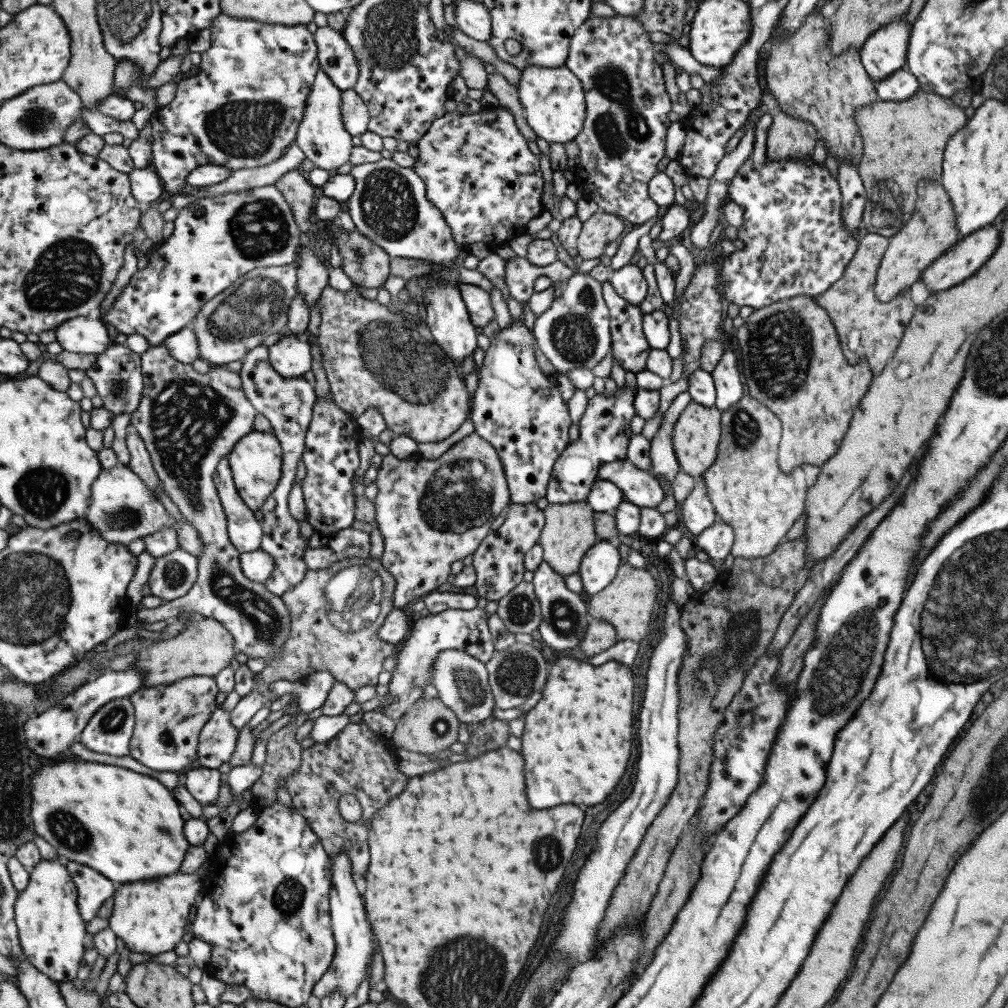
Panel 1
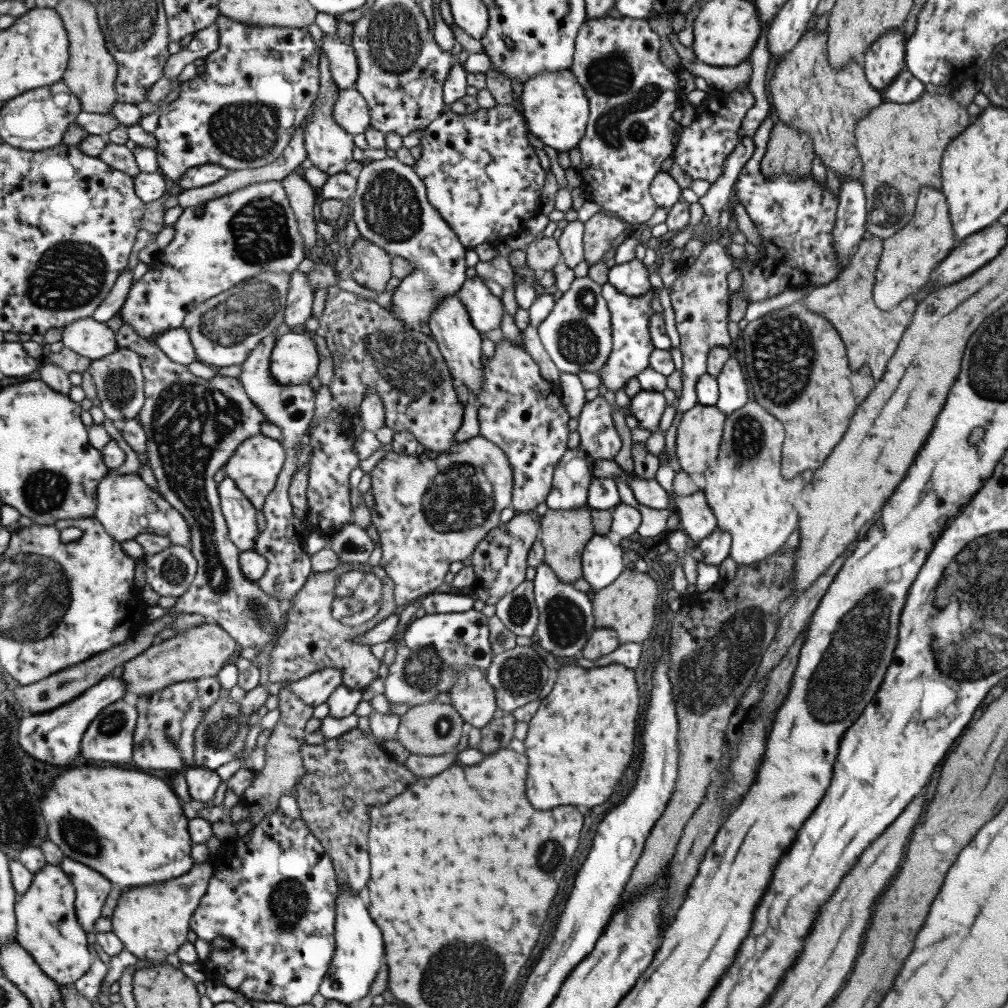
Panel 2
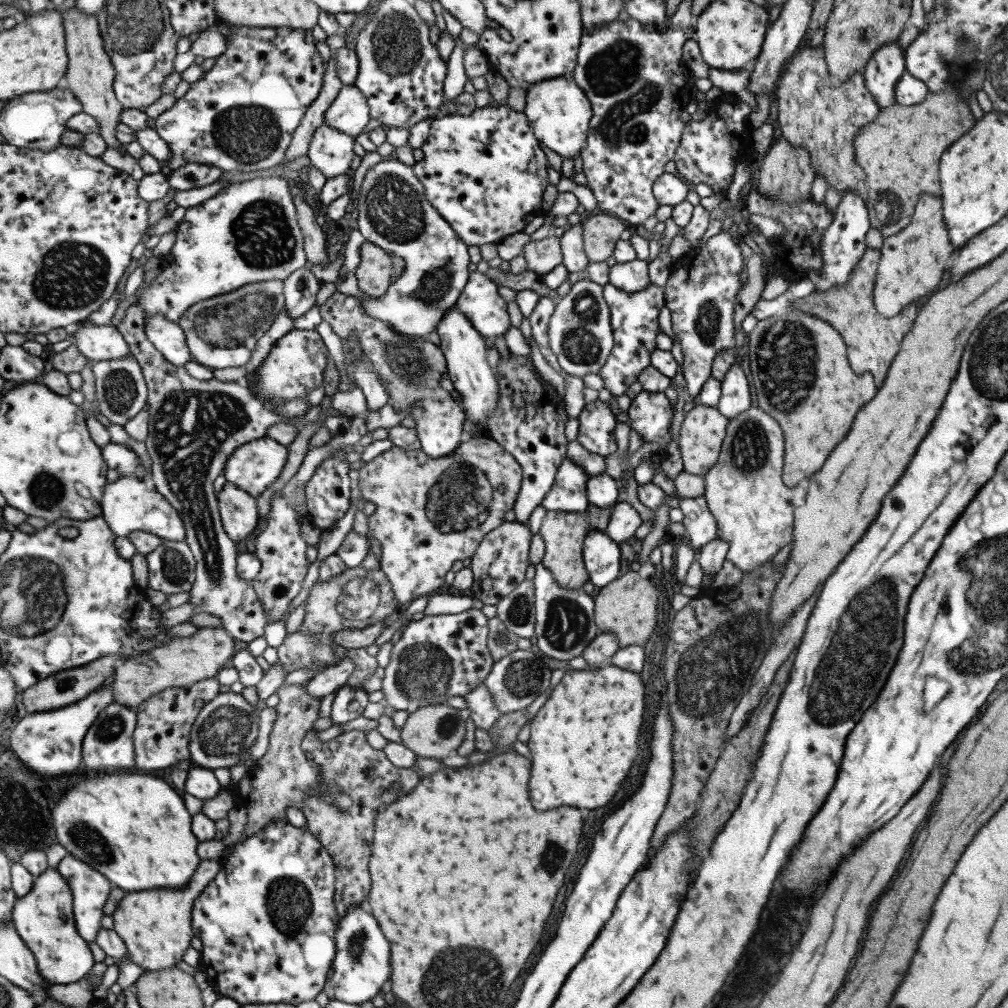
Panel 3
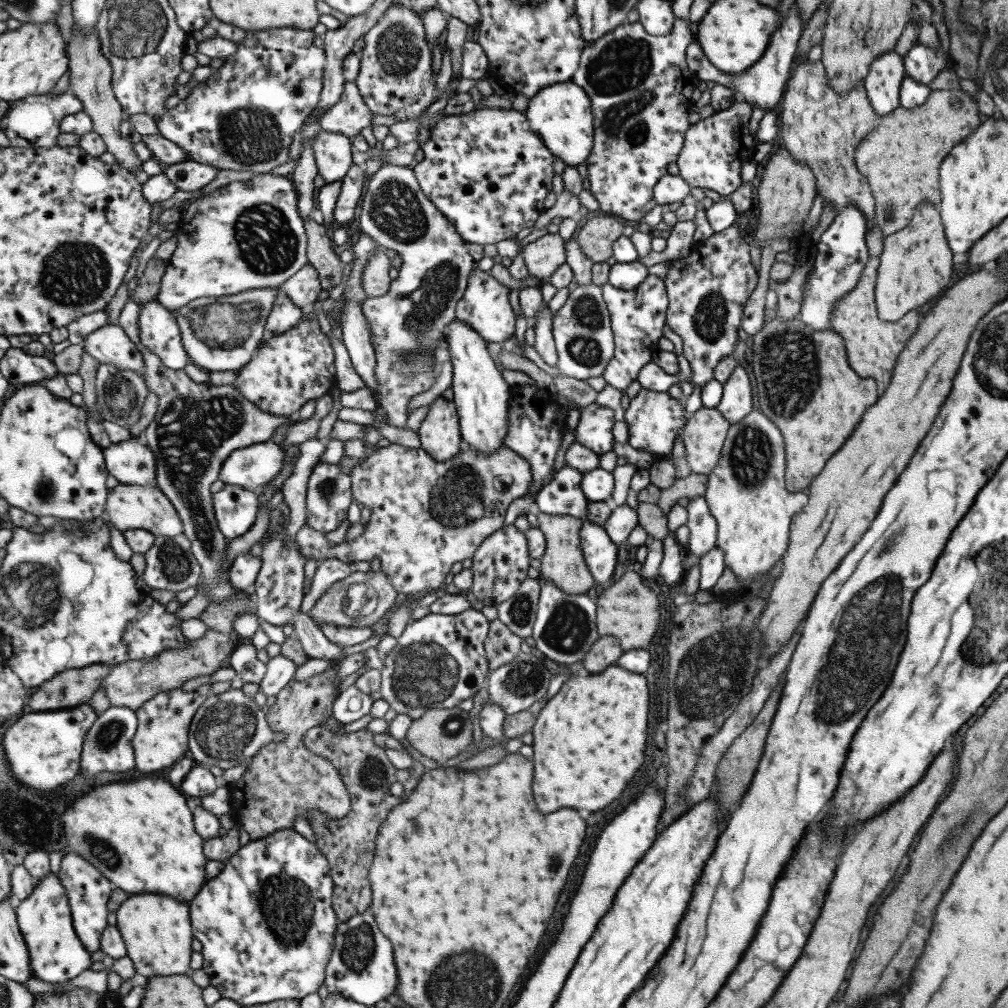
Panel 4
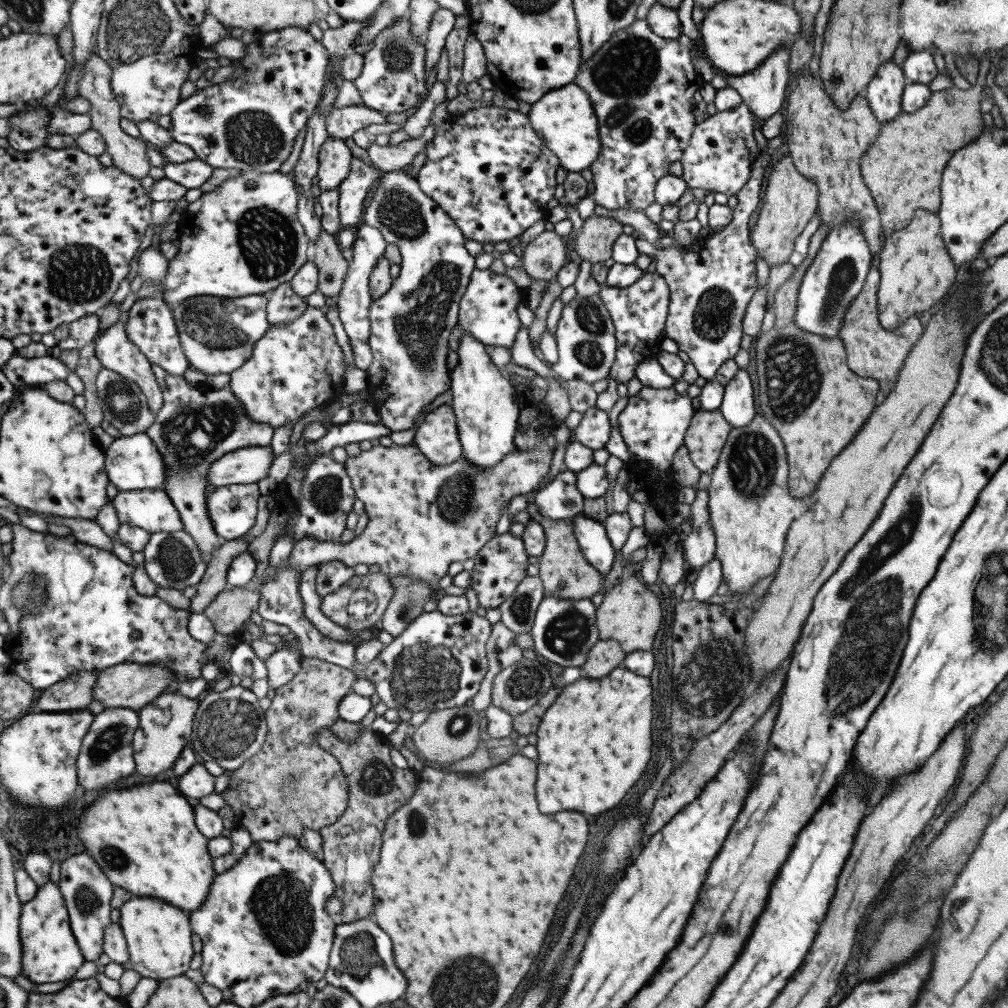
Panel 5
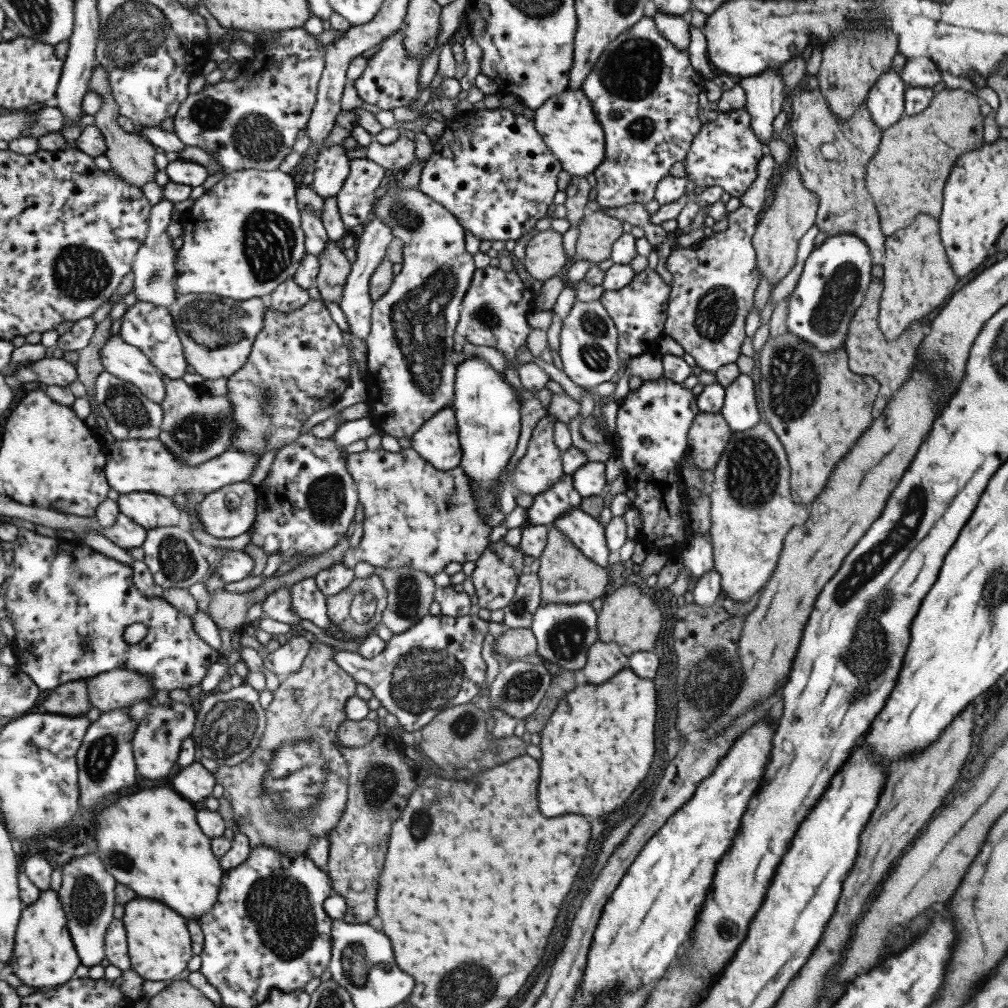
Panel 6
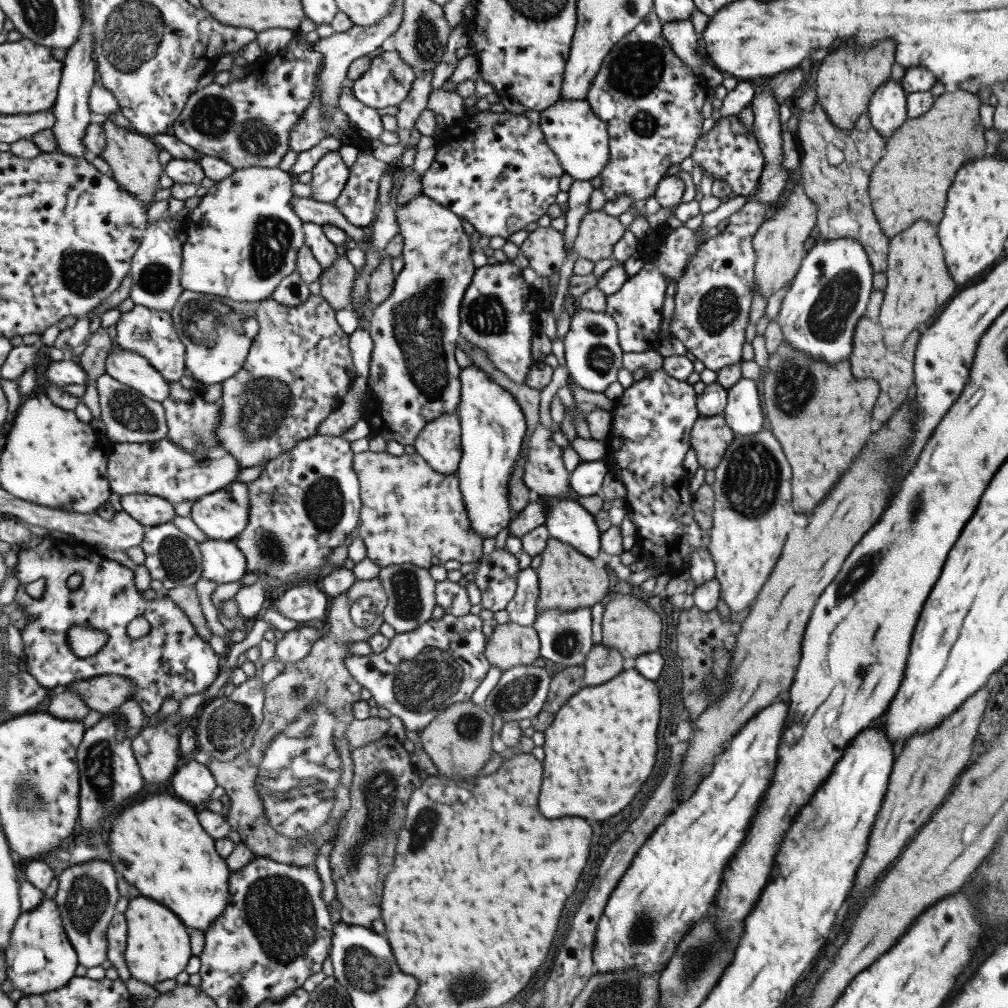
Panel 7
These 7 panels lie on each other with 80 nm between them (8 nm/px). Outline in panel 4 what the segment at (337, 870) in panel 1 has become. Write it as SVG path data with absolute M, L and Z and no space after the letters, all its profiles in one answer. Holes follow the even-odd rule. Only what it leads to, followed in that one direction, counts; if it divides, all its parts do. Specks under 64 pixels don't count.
M369 914L357 915L347 922L340 921L335 950L325 968L328 992L342 994L349 1000L374 1006L397 992L397 966L391 940L379 930L377 920Z

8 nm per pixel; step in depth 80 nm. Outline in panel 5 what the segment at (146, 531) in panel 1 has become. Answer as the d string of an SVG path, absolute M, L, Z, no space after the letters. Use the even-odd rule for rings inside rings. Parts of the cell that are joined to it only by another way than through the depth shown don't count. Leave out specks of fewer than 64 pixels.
M119 490L112 498L121 525L129 524L148 532L177 533L184 530L180 511L167 490Z

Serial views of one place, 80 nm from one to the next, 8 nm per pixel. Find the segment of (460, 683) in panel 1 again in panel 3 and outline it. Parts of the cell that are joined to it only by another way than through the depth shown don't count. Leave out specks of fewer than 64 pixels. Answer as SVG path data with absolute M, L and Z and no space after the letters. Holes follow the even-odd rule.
M484 684L464 696L462 702L466 706L464 710L470 715L475 726L481 730L488 731L493 726L492 722L495 722L501 714L495 708L492 696Z

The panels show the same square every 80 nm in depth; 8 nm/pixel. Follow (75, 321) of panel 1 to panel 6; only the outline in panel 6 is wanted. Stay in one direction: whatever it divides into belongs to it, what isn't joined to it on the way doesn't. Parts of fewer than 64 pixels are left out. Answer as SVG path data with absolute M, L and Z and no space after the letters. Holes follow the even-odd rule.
M121 333L111 335L102 350L106 371L137 386L153 402L162 404L168 388L159 369L137 346L125 342Z

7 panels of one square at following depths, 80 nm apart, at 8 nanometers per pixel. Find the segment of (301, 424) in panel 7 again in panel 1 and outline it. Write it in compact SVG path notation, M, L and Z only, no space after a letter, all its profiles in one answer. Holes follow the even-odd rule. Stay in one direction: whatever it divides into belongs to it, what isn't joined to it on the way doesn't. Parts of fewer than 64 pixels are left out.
M295 334L282 336L269 347L269 352L274 369L285 380L303 378L305 372L312 370L311 343L303 336Z

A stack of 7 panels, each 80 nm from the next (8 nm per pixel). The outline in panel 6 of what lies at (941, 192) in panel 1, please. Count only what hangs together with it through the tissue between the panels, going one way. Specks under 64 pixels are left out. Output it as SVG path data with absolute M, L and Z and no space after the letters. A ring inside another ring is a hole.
M916 214L909 226L884 238L882 292L878 304L878 328L888 341L895 341L915 321L941 306L957 282L947 264L937 228L938 221L928 214Z

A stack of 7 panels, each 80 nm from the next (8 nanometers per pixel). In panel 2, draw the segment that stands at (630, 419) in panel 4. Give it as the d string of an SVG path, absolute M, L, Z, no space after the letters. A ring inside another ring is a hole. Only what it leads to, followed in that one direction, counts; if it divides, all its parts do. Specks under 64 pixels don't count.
M640 390L630 398L628 410L638 420L638 428L645 428L651 433L657 430L661 413L665 410L665 399L659 392Z

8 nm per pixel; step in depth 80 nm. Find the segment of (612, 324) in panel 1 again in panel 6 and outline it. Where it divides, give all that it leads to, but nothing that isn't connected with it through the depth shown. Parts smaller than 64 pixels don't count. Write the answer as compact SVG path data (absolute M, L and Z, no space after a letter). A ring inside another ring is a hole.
M646 267L638 274L634 274L631 282L617 290L605 290L598 298L603 309L610 317L617 331L616 355L618 358L617 373L622 375L626 362L641 354L658 354L658 344L663 337L666 309L668 305L667 286L659 286L658 274L651 272L649 280L649 268Z

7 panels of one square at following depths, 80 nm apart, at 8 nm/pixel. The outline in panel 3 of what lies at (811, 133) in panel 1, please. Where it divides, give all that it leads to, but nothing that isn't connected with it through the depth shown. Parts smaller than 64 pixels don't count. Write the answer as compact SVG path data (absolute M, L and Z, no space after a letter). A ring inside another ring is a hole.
M779 136L770 144L765 156L761 159L755 187L770 199L777 199L780 203L792 203L797 199L810 198L809 189L814 174L807 150L803 147L794 147L787 142L786 138Z

